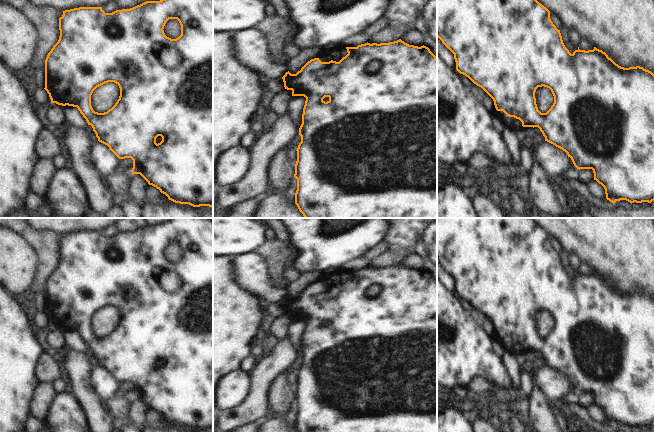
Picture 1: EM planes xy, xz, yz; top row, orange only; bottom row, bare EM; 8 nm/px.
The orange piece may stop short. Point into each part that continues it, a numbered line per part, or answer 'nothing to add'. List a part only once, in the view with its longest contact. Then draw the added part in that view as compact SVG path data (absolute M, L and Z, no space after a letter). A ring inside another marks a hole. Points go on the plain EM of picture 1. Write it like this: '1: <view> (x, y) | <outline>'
1: xy (104, 321) | M114 306L97 311L91 319L91 330L95 336L104 337L111 333L120 320L120 312Z

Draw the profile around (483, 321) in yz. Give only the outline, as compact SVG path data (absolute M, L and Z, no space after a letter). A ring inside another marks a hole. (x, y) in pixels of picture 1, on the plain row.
M460 298L460 302L464 309L478 322L479 326L483 327L487 334L495 339L497 334L493 323L479 310L474 308L468 301Z

